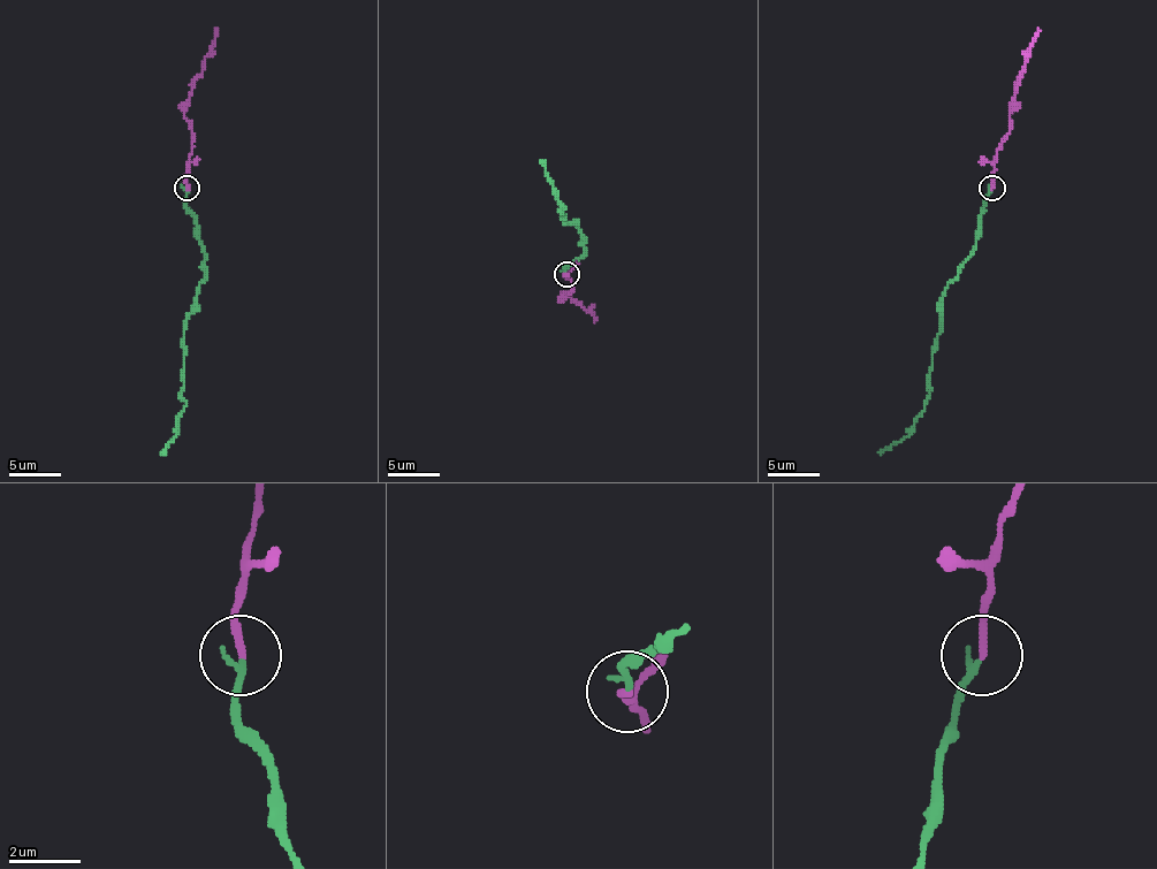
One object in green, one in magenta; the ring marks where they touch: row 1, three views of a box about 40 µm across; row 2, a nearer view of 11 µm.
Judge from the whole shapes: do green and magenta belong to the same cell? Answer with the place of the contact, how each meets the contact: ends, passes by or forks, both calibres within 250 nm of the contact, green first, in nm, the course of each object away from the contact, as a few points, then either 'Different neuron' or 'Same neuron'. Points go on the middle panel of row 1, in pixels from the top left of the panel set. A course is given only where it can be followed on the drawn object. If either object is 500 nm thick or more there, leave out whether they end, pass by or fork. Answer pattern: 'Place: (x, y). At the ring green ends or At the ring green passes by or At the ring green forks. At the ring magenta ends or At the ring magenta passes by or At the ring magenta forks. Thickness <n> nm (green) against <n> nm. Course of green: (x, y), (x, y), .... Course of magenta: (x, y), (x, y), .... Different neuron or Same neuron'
Place: (566, 274). At the ring green ends. At the ring magenta ends. Thickness 190 nm (green) against 220 nm. Course of green: (565, 273), (565, 266), (584, 253), (584, 235), (573, 225), (563, 222), (563, 206), (540, 160). Course of magenta: (565, 273), (571, 279), (571, 291), (563, 291), (596, 320). Same neuron

